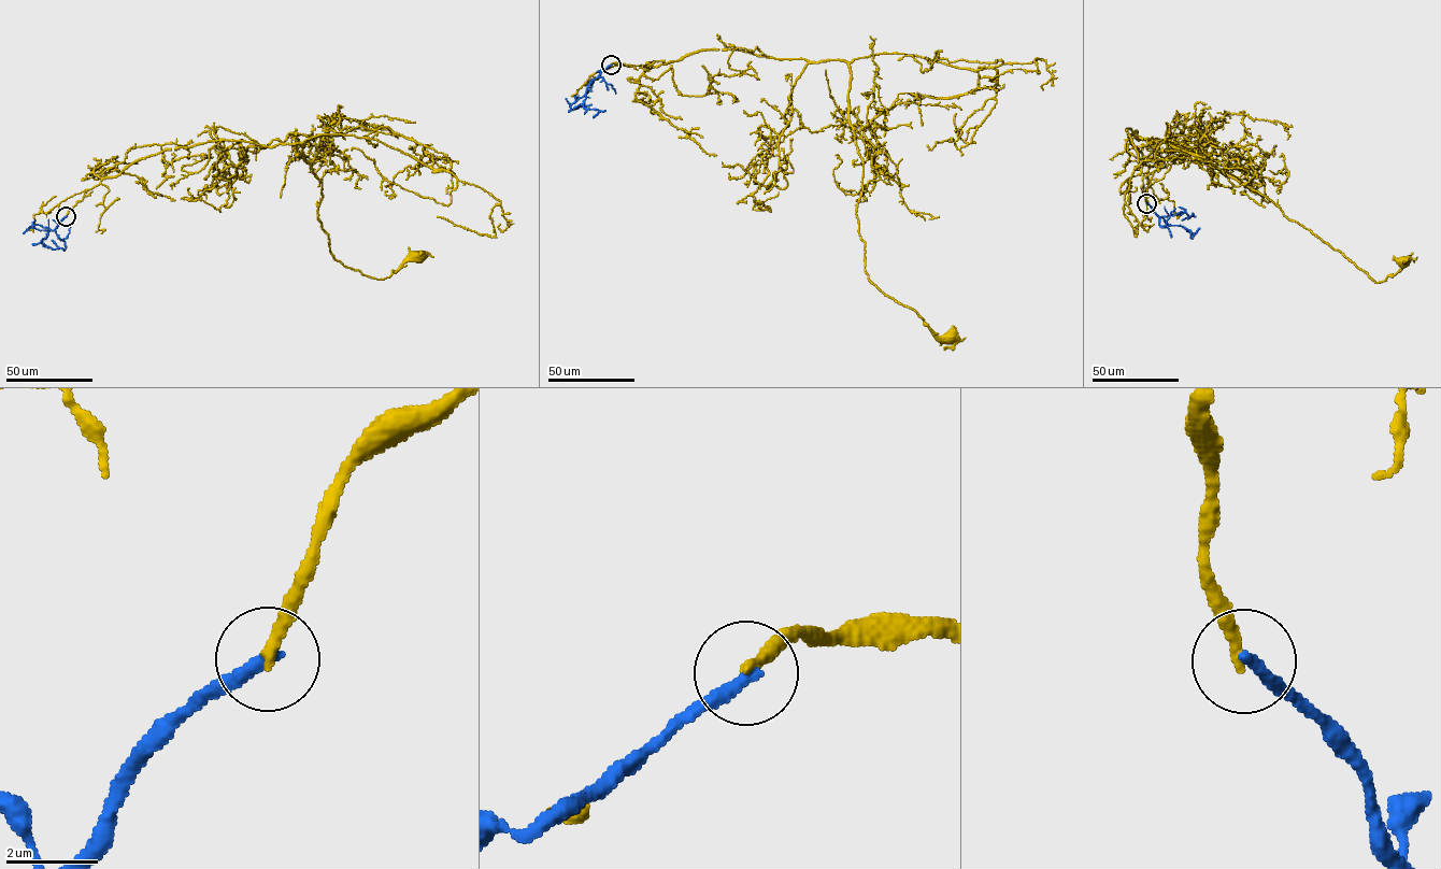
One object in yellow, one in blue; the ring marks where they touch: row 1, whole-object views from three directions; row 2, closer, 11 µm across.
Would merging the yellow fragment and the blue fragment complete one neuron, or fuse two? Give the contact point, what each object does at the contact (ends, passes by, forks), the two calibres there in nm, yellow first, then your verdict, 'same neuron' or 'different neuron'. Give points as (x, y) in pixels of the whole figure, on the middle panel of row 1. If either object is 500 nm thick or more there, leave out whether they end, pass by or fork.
at (611, 65); yellow ends there; blue ends there; 280 nm thick on the yellow side, 300 nm on the other; different neuron

